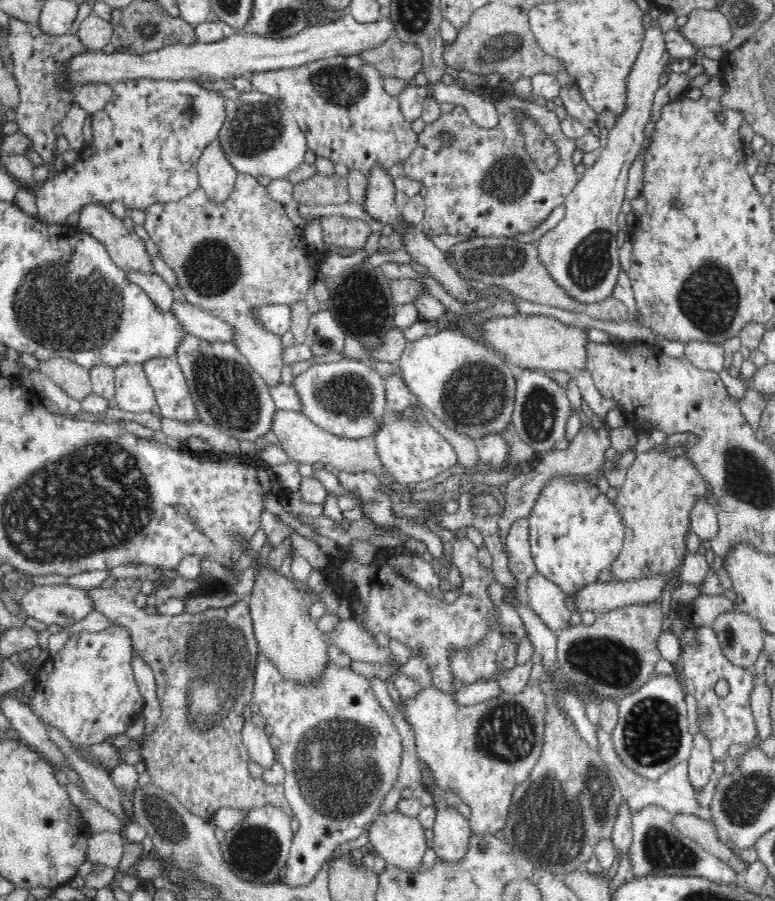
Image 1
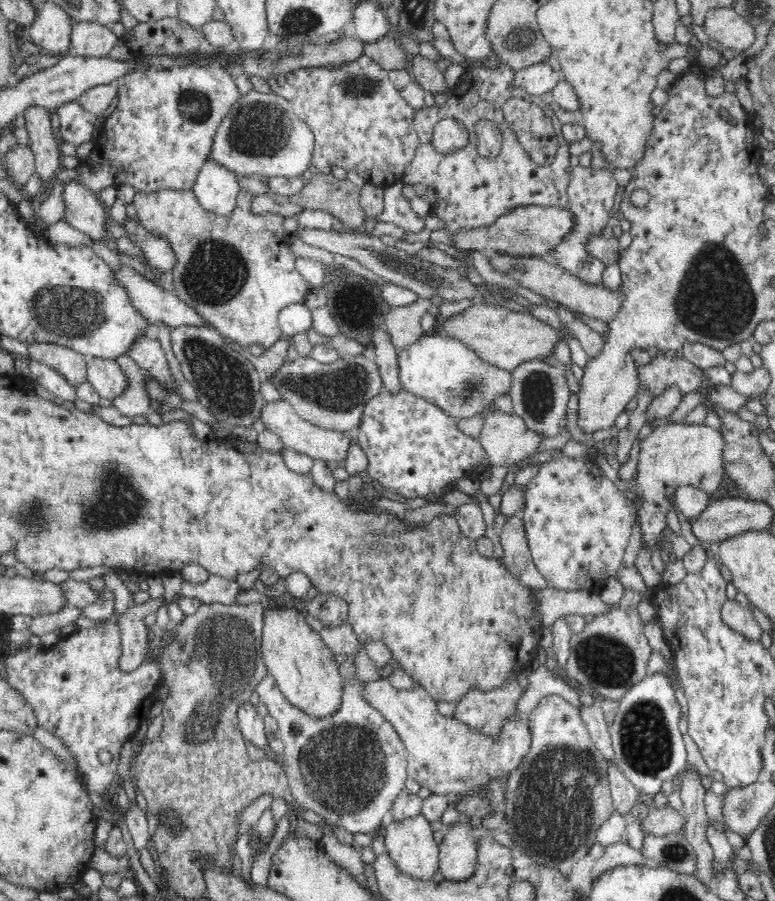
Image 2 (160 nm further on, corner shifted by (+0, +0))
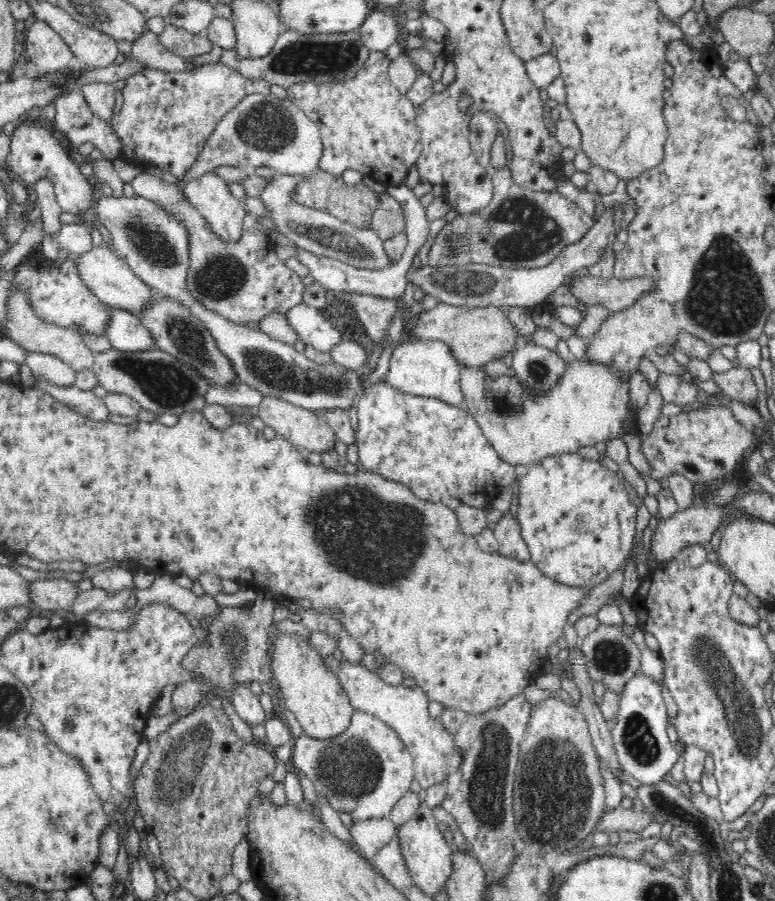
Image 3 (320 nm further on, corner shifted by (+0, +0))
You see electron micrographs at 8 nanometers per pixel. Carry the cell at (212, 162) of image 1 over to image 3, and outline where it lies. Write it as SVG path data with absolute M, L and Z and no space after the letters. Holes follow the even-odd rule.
M214 172L206 173L200 178L186 182L183 193L192 206L205 218L216 237L226 243L236 243L243 236L242 224L245 216L243 203L237 200L228 190L228 183Z

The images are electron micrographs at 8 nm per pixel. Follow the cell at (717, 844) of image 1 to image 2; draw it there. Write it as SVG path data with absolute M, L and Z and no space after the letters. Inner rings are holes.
M650 807L646 817L641 820L641 830L654 836L664 836L670 833L679 834L682 829L684 832L683 826L685 822L684 813L678 812L672 807Z

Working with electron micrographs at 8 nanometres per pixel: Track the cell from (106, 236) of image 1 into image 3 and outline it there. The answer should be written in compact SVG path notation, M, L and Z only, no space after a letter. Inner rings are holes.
M24 119L16 122L14 127L15 129L10 135L9 152L3 165L10 166L10 170L14 174L18 174L19 180L26 187L33 186L42 178L49 178L53 184L56 200L64 212L71 212L72 214L88 212L98 191L80 173L79 167L74 165L53 133L38 123L35 124Z

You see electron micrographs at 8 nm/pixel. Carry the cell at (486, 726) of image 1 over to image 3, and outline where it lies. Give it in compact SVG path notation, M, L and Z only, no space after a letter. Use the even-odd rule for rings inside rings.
M342 661L337 675L350 704L356 711L376 717L397 732L400 740L410 750L415 765L415 779L426 790L432 783L444 784L447 776L461 763L459 746L455 746L453 736L444 728L440 719L434 720L428 711L429 697L418 686L393 685L384 682L378 673L369 671L358 663Z

